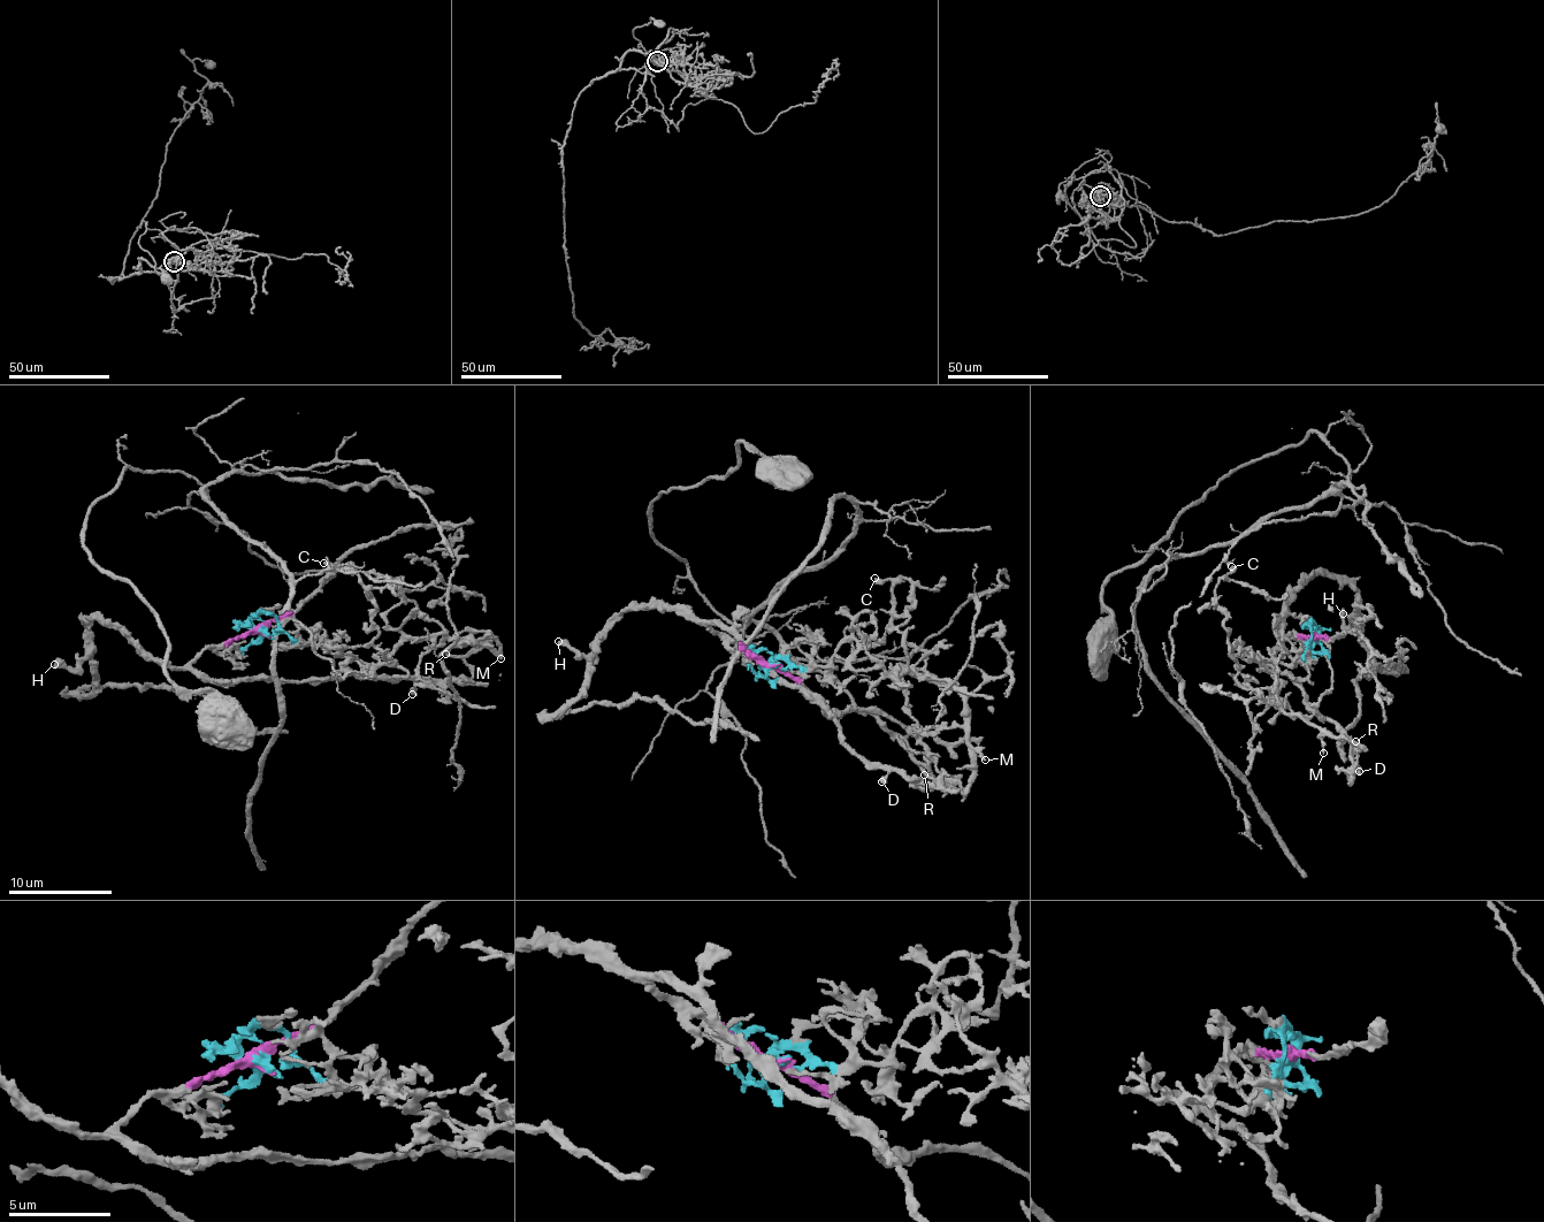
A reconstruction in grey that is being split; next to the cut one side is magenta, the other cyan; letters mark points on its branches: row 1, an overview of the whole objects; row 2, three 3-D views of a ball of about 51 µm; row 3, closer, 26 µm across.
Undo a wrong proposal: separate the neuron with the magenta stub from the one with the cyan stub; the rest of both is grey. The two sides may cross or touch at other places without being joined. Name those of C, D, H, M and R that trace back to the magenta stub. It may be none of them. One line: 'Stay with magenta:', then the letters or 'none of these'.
Stay with magenta: D, H

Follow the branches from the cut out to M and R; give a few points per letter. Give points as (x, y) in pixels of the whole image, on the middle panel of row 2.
M: (772, 665), (816, 667), (834, 656), (853, 667), (884, 669), (954, 685), (965, 708), (968, 740), (986, 761)
R: (772, 665), (816, 667), (834, 656), (853, 667), (954, 685), (968, 723), (970, 784), (964, 789), (924, 774)

